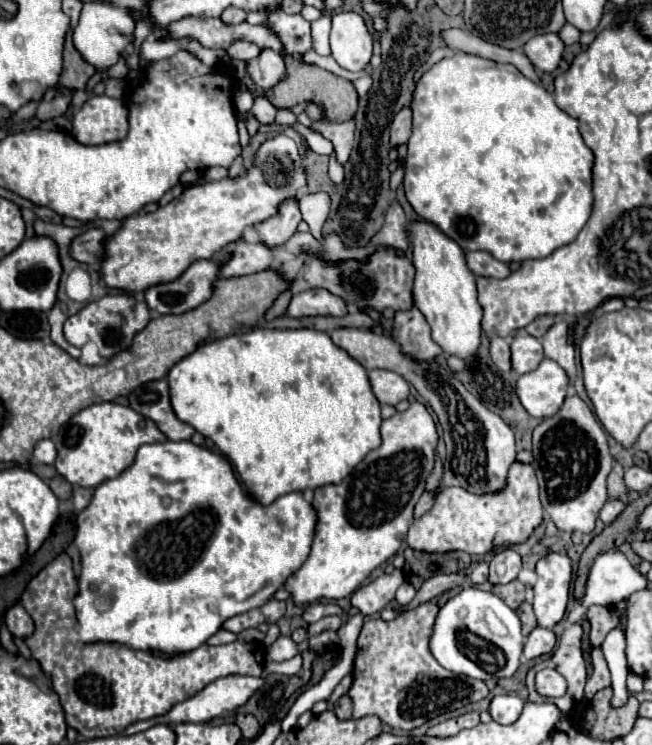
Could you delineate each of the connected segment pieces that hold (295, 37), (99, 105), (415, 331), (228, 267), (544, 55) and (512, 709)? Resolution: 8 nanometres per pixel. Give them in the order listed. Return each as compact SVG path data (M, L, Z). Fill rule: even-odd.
M278 9L268 15L266 25L278 37L282 45L282 55L304 53L312 47L310 23L302 19L302 15L288 15L282 9Z
M106 95L90 97L72 117L72 135L84 145L122 141L128 133L128 107Z
M410 307L406 311L396 311L392 337L402 345L402 351L412 359L432 361L442 353L440 345L434 343L430 335L430 325L416 307Z
M238 241L230 249L228 261L222 263L220 275L222 277L240 277L240 275L252 275L258 271L264 271L272 265L272 251L268 247L262 247L260 243L246 243Z
M546 33L546 35L536 35L528 43L524 43L524 53L532 61L532 65L544 73L552 73L560 59L562 59L564 43L556 33Z
M504 693L504 695L492 697L488 711L490 711L492 721L496 721L500 725L510 725L520 717L522 707L524 707L524 701L518 695Z

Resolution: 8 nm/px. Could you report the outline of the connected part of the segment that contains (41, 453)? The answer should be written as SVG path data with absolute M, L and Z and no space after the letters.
M42 439L36 443L34 447L34 457L40 461L40 463L54 463L56 459L56 447L50 439Z

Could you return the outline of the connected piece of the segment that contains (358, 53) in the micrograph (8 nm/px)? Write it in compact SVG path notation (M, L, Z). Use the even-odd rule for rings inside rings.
M342 11L332 17L332 57L348 71L362 71L372 57L372 35L358 13Z

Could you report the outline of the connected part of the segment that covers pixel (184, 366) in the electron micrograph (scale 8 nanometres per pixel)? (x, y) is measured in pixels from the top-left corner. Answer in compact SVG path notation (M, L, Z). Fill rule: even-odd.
M250 329L244 333L228 335L204 345L198 345L198 349L184 359L180 359L168 373L168 385L170 385L170 399L174 413L184 423L192 425L198 433L212 439L216 447L230 459L236 473L240 475L246 489L264 505L270 505L276 497L304 491L304 489L316 489L326 483L340 483L372 449L380 445L380 403L372 393L372 387L368 383L366 369L352 359L344 349L332 343L330 335L316 329Z

